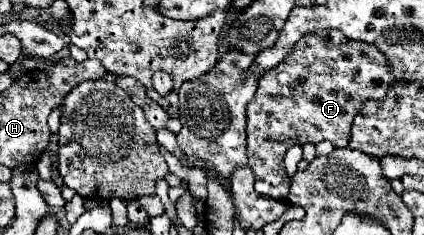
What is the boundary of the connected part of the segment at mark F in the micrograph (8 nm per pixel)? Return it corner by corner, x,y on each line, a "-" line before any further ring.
337,29
303,35
295,43
293,51
277,67
265,71
265,75
259,77
257,95
247,105
247,153
249,167
253,169
257,179
255,191
273,199
287,199
289,177
283,167
283,157
289,145
319,143
325,139
331,141
335,147
347,147
351,123
361,105
369,99
383,99
395,81
397,79
393,79
389,61
371,43
353,41

